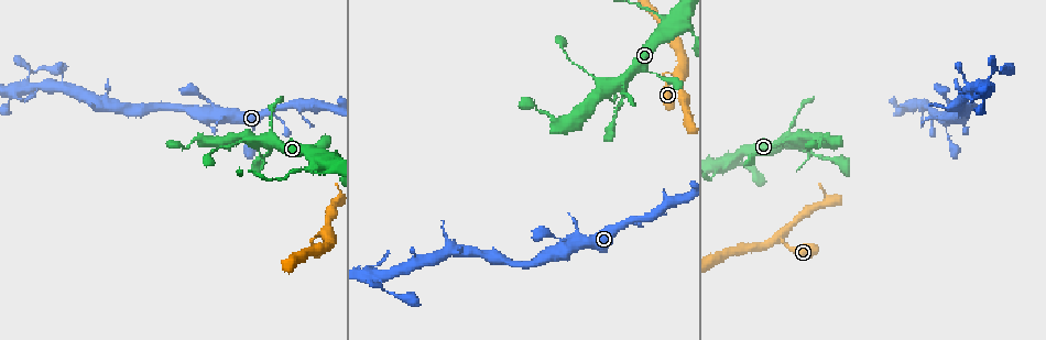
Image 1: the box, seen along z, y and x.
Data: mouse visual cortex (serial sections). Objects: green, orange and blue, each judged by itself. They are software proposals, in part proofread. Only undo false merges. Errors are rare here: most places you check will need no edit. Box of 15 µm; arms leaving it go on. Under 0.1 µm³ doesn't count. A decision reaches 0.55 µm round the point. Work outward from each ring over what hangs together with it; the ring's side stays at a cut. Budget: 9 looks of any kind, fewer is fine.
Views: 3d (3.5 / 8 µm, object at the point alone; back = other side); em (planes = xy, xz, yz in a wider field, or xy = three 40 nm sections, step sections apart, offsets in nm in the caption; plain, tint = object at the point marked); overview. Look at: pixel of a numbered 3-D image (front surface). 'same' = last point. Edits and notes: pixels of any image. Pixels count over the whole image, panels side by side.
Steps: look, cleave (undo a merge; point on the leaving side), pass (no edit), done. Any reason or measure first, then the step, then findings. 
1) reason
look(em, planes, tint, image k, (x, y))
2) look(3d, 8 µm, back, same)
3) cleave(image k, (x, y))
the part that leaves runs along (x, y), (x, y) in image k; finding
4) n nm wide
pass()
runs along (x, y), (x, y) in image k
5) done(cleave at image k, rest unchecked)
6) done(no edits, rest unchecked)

four or more arms meet
look(3d, 3.5 µm, image 1, (790, 147))

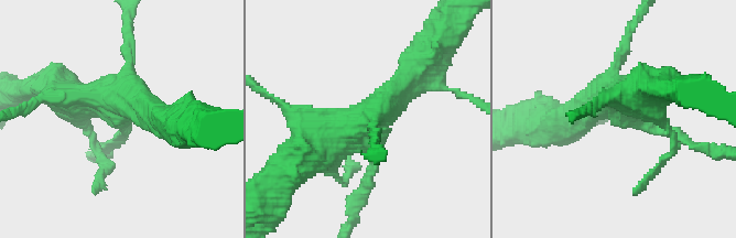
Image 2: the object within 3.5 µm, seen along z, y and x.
pass()
runs along (411, 78), (370, 118), (299, 163) in image 2; one cell here

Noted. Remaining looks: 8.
looks like a crossing
look(3d, 8 µm, image 1, (319, 157))

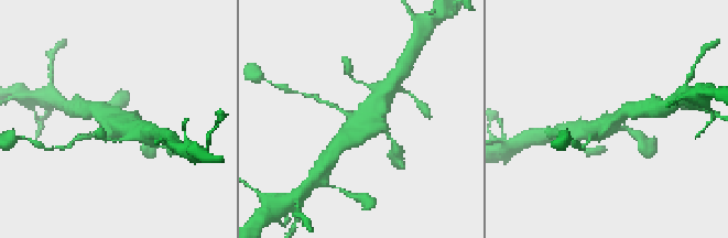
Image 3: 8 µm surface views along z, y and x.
closer look
look(3d, 3.5 µm, back, image 3, (616, 124))

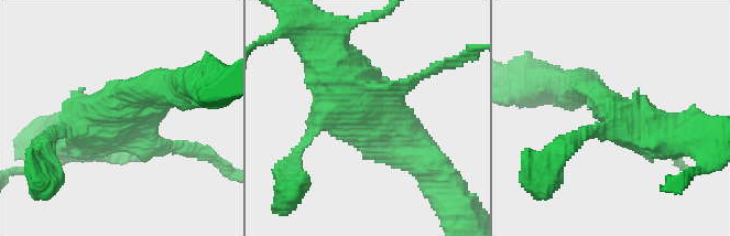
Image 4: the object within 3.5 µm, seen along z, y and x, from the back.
look(em, xy, step 3, tint, image 4, (120, 111))

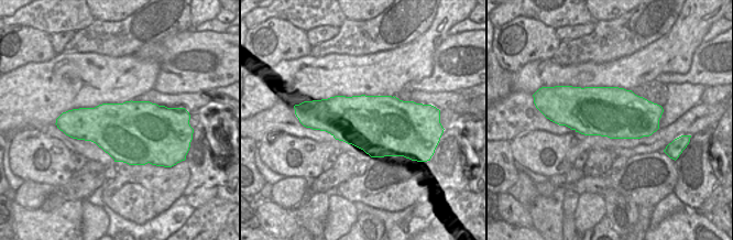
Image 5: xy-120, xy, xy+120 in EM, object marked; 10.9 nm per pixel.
pass()
runs along (415, 156), (338, 107), (335, 73) in image 4; one cell here

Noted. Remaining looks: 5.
small branch off a trunk
look(3d, 3.5 µm, image 1, (674, 72))

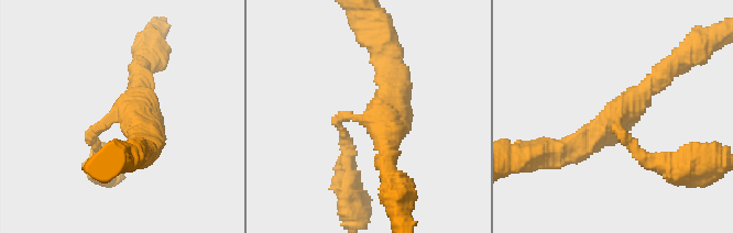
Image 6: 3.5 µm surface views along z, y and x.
3 arms; arms of 150, 300, 400 nm
look(em, xy, step 2, tint, image 6, (128, 113))

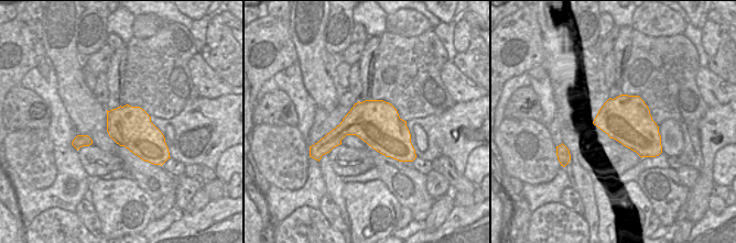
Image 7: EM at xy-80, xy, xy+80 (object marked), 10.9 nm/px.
pass()
runs along (345, 137), (338, 118), (389, 104), (392, 62) in image 6; one cell here

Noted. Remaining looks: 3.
a fork
look(3d, 3.5 µm, image 1, (216, 107))

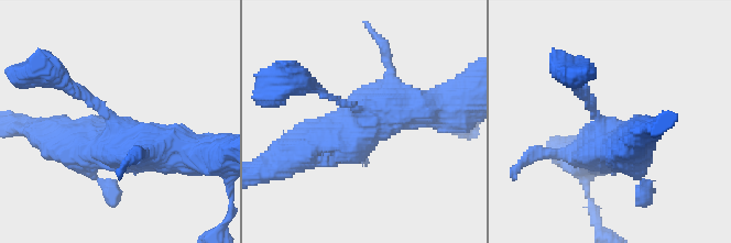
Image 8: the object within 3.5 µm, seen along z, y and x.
look(em, xy, step 3, tint, image 8, (116, 124))

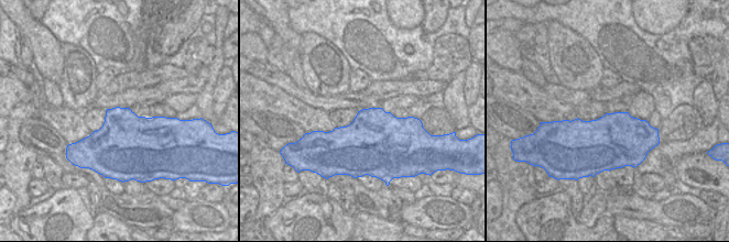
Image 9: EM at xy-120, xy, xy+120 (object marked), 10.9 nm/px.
pass()
runs along (444, 109), (386, 109), (305, 151) in image 8; one cell here

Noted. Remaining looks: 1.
done(no edits, rest unchecked)

